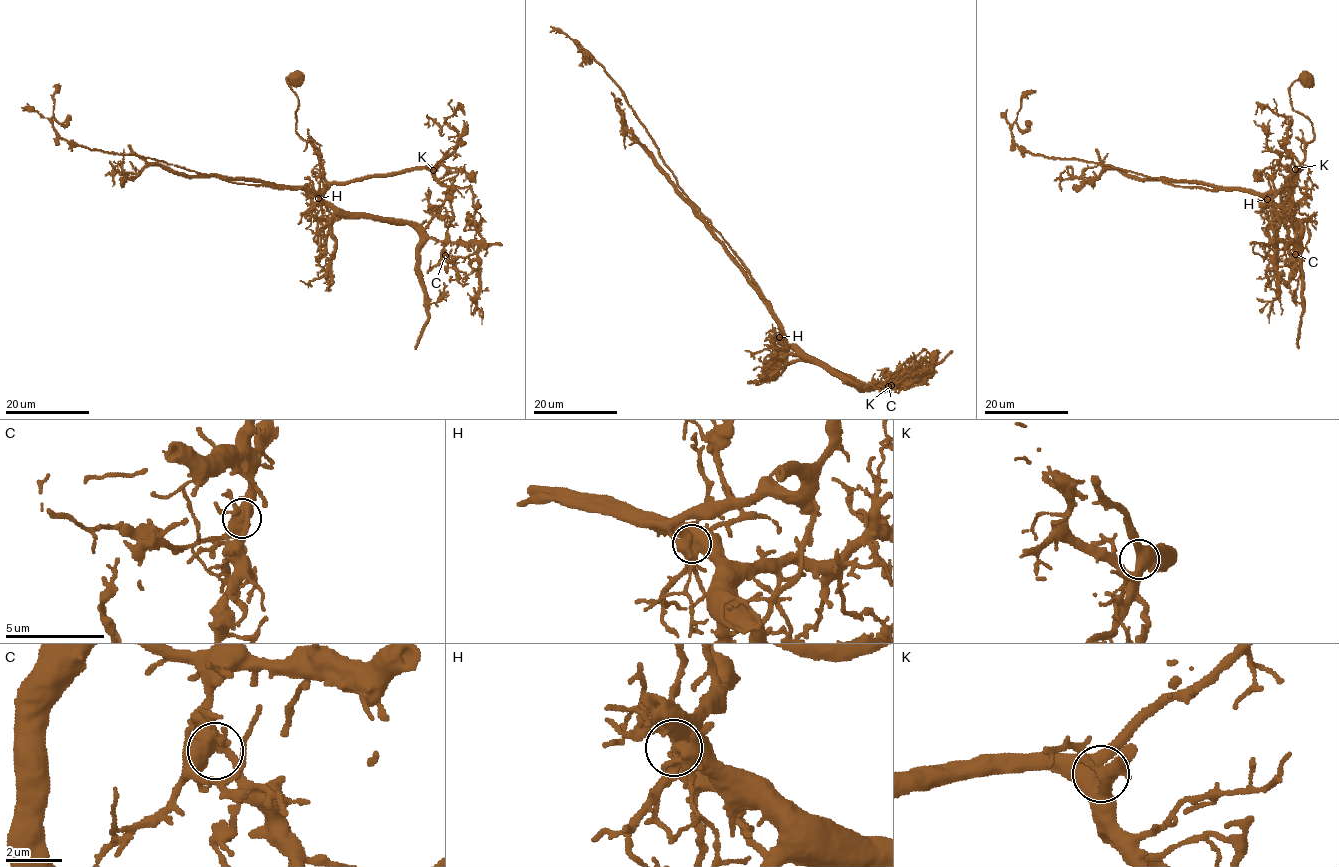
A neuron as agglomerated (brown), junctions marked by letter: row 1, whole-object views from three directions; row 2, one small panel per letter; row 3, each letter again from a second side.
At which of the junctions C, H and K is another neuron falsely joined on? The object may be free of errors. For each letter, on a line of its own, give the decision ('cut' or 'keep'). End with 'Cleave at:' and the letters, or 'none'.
C: keep
H: cut
K: keep
Cleave at: H

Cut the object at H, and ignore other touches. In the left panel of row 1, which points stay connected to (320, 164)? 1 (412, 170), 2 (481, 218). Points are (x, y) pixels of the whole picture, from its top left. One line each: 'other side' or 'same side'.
1: same side
2: other side

